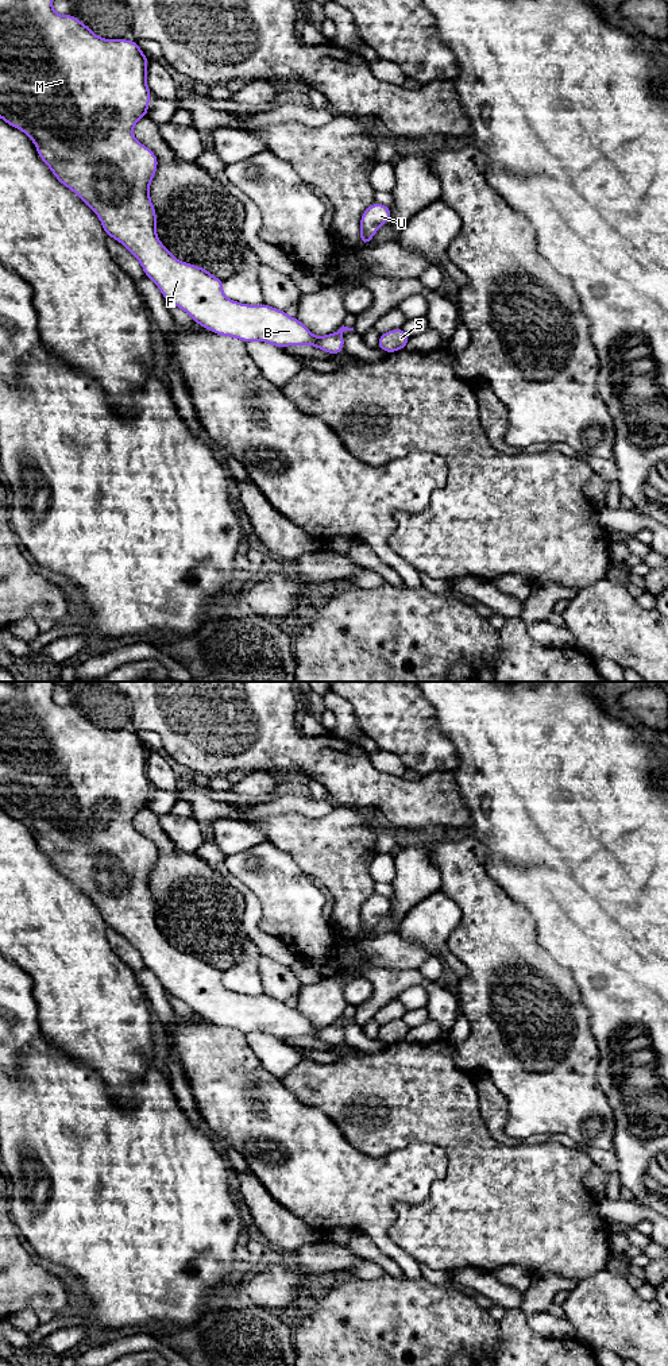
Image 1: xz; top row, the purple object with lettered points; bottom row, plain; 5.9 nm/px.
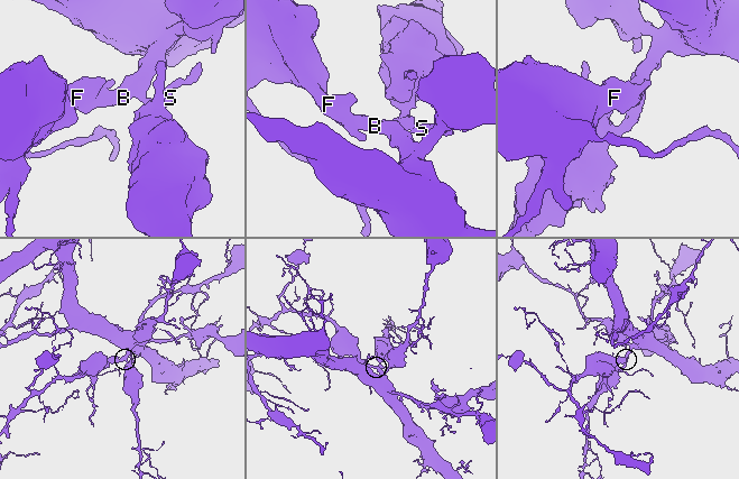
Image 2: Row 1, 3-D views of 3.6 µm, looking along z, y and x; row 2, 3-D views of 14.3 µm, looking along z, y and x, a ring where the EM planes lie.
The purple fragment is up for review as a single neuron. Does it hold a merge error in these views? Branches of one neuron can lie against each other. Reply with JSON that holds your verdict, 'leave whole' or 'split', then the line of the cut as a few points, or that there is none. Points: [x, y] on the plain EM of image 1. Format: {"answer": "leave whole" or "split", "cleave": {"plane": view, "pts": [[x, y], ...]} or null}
{"answer": "leave whole", "cleave": null}

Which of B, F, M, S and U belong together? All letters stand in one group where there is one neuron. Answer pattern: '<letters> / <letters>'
B F M S U

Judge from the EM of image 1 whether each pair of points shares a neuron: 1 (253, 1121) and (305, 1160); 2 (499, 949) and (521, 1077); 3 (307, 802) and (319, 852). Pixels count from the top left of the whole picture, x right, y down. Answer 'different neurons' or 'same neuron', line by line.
1: same neuron
2: same neuron
3: different neurons

